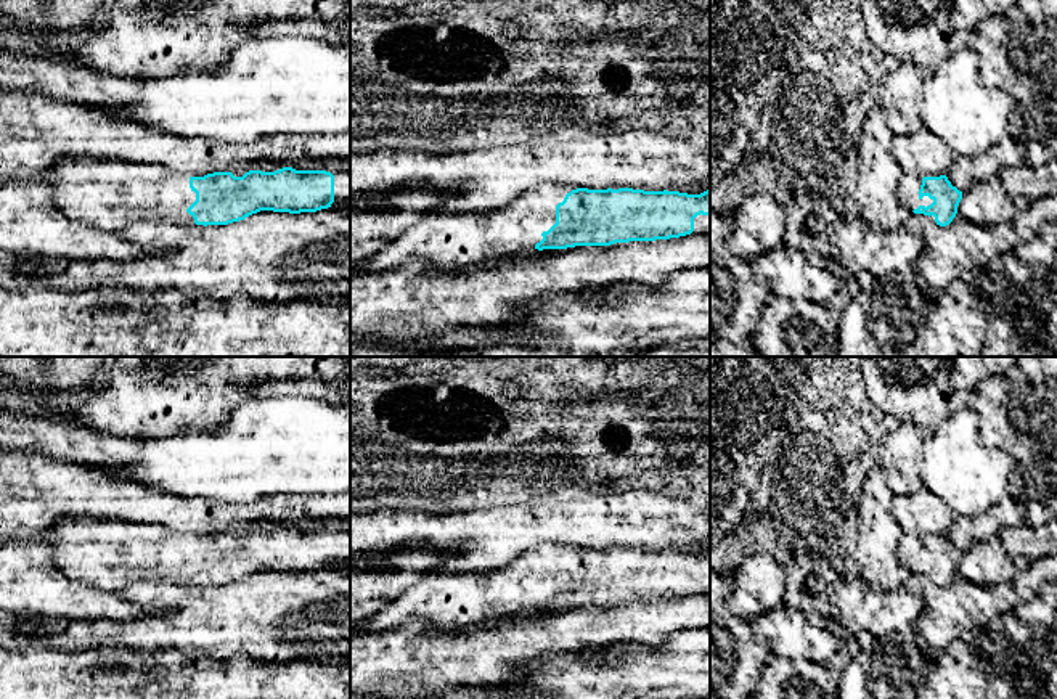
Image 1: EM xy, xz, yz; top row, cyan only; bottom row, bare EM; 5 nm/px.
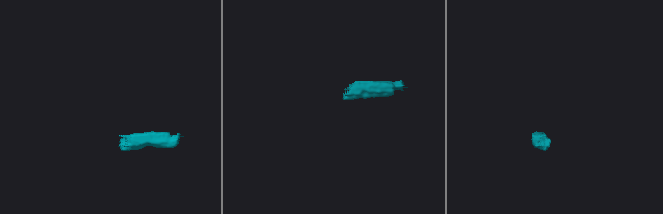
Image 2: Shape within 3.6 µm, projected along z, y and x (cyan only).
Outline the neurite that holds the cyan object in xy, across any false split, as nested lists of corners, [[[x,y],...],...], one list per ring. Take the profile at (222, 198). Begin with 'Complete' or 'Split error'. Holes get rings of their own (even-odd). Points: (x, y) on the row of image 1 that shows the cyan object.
Split error. [[[67,157],[59,159],[48,172],[53,202],[79,222],[120,231],[145,220],[164,220],[188,225],[228,225],[260,211],[316,212],[334,202],[334,175],[326,170],[296,170],[283,167],[275,172],[249,170],[243,177],[231,172],[214,172],[188,177],[159,166],[141,166],[125,161]]]

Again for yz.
Split error. [[[946,175],[903,177],[898,196],[914,214],[928,215],[937,225],[946,227],[957,214],[962,191]]]

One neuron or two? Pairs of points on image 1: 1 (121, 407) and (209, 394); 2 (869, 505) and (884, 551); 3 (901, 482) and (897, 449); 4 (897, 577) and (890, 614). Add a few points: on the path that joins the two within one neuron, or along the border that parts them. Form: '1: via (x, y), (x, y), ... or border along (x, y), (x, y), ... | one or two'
1: via (143, 399), (187, 399) | one
2: via (876, 516), (877, 540) | one
3: via (903, 474), (900, 457) | one
4: border along (860, 576), (876, 592), (901, 590) | two

